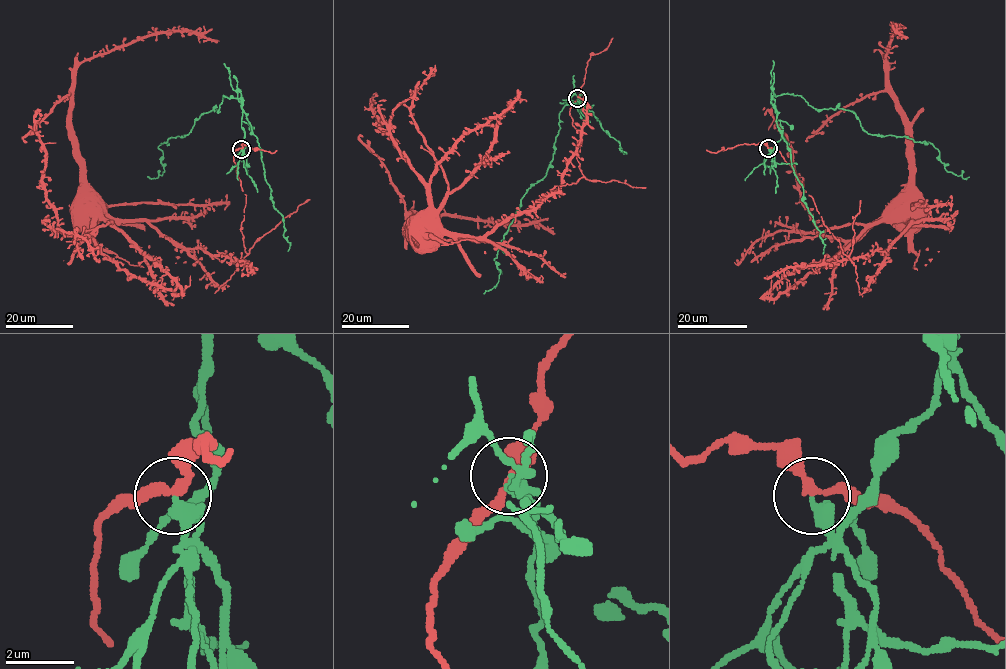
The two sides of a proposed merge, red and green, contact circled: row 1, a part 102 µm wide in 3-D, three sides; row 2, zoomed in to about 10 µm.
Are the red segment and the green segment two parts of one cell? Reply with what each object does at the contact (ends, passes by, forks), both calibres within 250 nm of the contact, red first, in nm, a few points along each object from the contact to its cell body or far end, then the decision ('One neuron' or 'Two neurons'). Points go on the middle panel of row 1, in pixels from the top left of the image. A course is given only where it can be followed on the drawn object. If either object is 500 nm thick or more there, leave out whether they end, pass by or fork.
At the ring red passes by. At the ring green ends. Thickness 240 nm (red) against 400 nm. Course of red: (577, 98), (570, 113), (583, 176), (576, 183), (555, 186), (482, 237), (450, 235), (435, 214). Course of green: (577, 98), (579, 112), (573, 102), (560, 113), (546, 174), (523, 197), (494, 259), (497, 283), (483, 293). Two neurons

